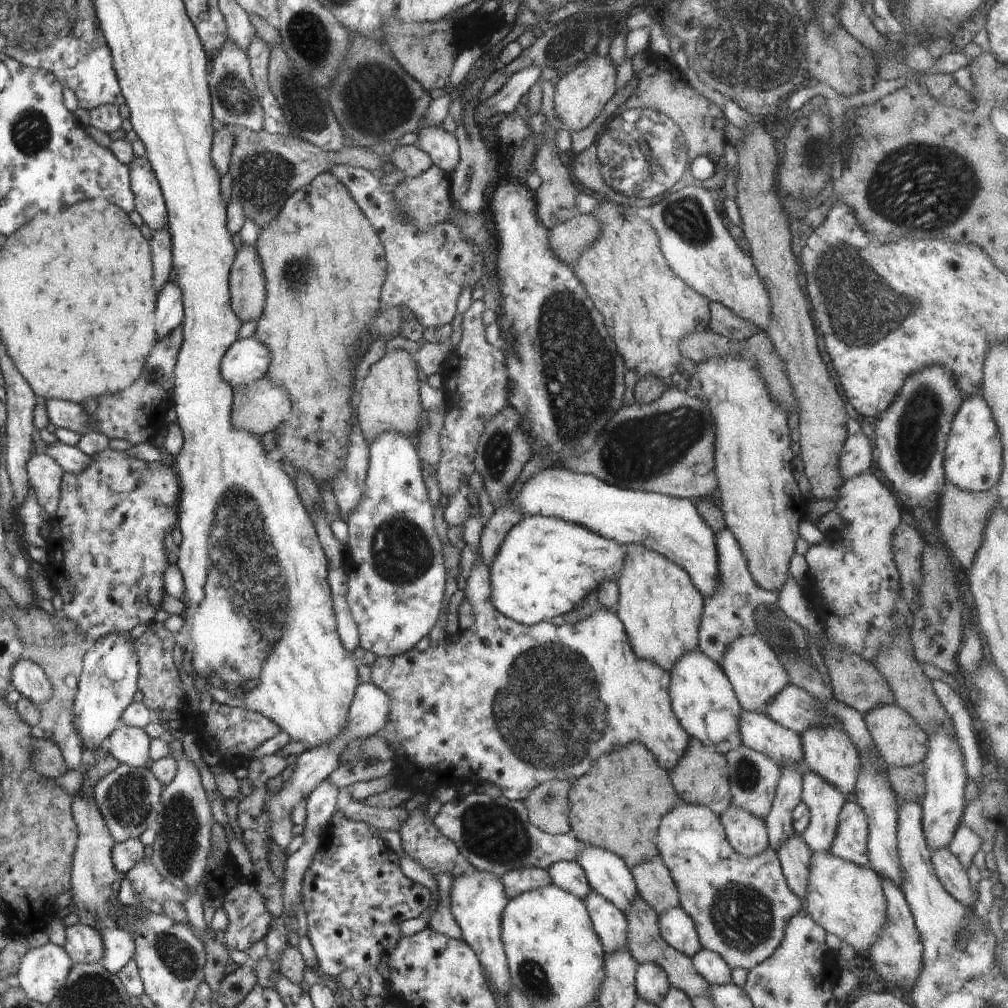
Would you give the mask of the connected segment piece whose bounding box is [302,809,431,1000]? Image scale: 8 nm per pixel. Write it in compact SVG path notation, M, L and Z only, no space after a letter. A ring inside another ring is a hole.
M337 809L322 834L324 840L314 854L310 868L304 874L302 898L307 915L307 936L318 958L317 973L327 979L340 976L346 970L354 970L357 975L368 974L371 982L370 997L385 1000L385 980L378 972L378 966L381 962L390 964L390 954L396 950L400 938L405 937L401 933L400 924L408 919L420 918L428 910L431 892L428 887L404 875L396 852L375 833L376 829L364 821L347 819L342 810Z

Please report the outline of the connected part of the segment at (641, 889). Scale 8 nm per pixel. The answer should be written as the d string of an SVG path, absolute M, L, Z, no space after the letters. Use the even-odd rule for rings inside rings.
M658 855L650 862L631 868L639 895L658 916L679 905L679 892L668 867Z

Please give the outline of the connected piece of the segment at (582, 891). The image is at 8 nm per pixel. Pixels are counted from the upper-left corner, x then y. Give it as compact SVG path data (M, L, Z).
M560 860L560 862L552 864L547 871L552 883L558 886L558 888L570 892L578 900L583 901L590 894L590 890L592 890L585 872L577 862Z

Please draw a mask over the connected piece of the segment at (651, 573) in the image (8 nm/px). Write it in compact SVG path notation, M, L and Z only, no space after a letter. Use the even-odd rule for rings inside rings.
M628 544L618 585L616 614L624 625L630 646L640 660L650 660L670 672L674 664L698 650L704 597L684 568L641 544Z

